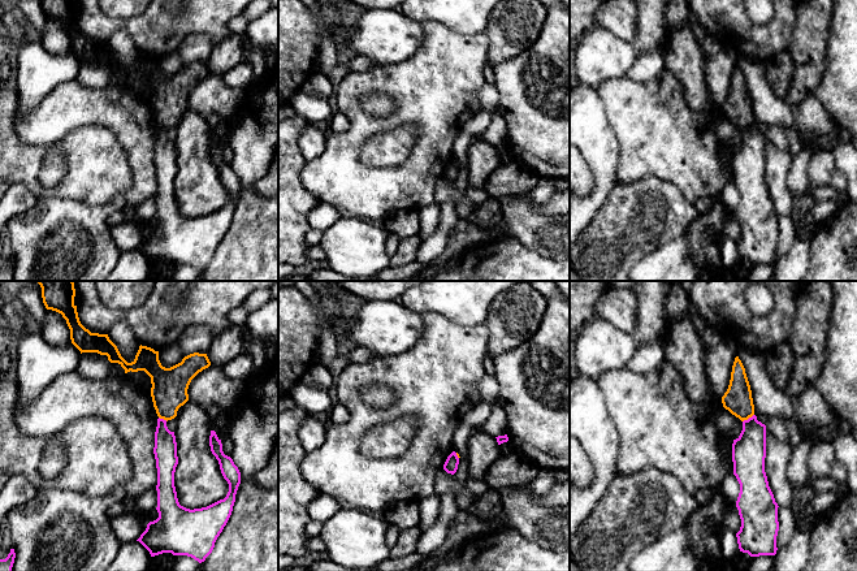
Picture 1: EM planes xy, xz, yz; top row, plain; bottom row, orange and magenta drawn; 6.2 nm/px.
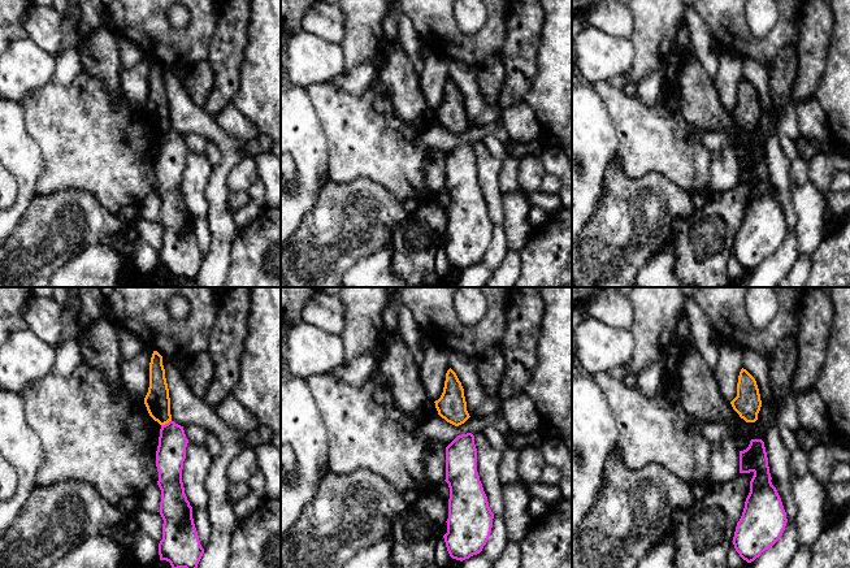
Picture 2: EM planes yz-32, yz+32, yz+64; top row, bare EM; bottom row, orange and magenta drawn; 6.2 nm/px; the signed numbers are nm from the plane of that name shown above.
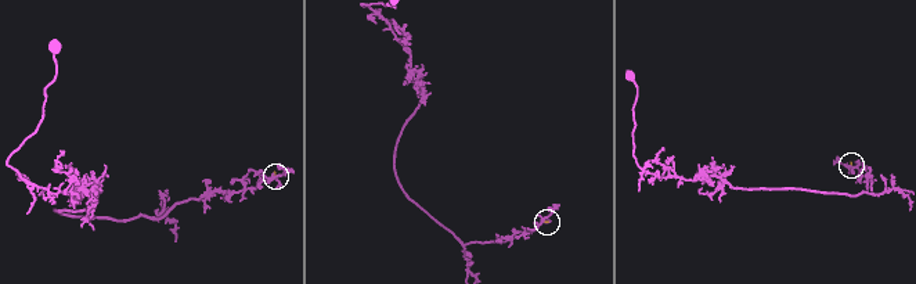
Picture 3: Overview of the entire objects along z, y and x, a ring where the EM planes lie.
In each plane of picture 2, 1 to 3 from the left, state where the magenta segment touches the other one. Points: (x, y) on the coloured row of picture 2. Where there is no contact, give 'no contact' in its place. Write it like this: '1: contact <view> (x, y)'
1: contact yz-32 (165, 423)
2: no contact
3: no contact

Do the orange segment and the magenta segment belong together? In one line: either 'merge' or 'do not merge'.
do not merge

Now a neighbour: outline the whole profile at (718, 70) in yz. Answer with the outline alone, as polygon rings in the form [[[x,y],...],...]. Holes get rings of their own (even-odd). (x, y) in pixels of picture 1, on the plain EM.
[[[722,47],[719,52],[704,65],[706,86],[714,103],[719,107],[722,107],[728,98],[732,74],[739,57],[740,55],[733,49]]]

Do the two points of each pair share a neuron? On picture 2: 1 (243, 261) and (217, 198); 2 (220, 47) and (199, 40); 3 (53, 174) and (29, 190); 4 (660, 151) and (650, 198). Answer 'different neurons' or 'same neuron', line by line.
1: different neurons
2: different neurons
3: different neurons
4: different neurons

